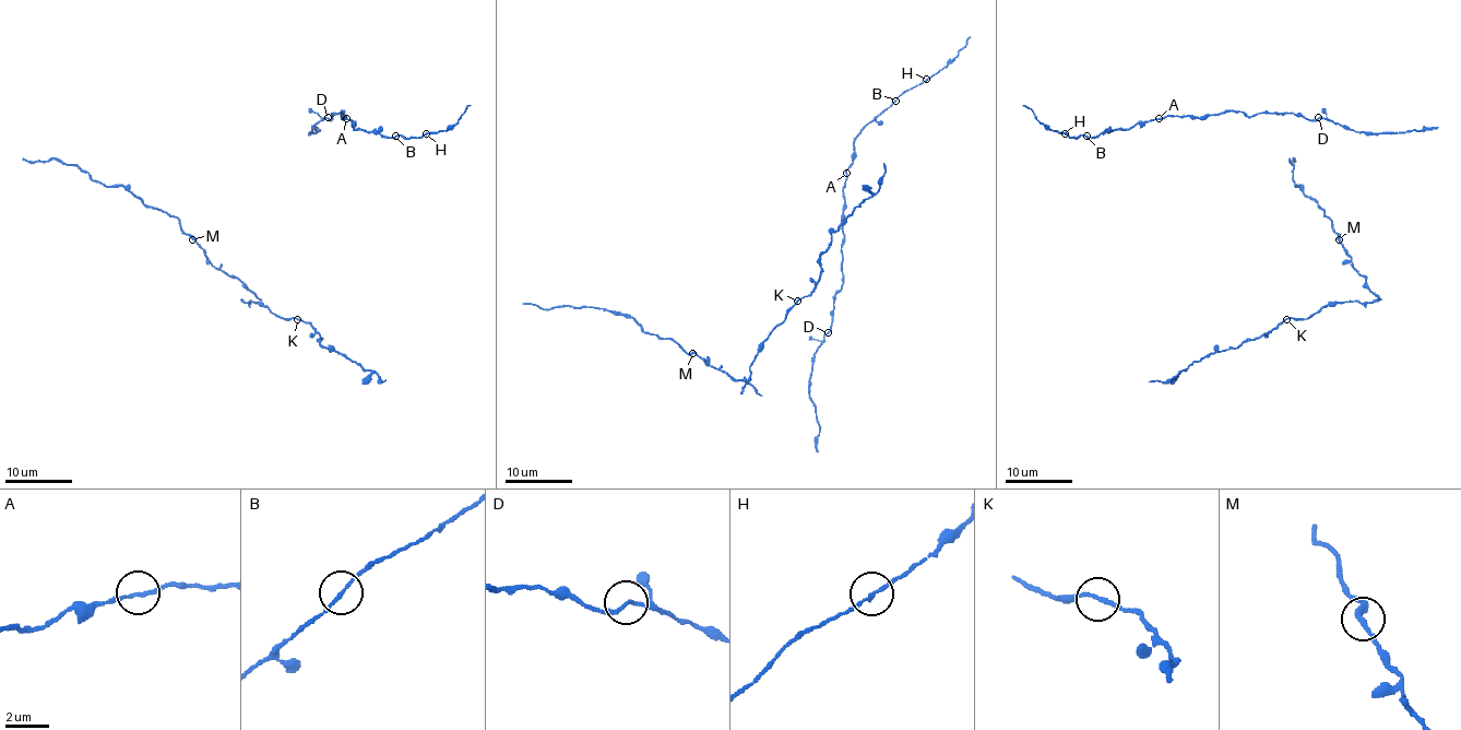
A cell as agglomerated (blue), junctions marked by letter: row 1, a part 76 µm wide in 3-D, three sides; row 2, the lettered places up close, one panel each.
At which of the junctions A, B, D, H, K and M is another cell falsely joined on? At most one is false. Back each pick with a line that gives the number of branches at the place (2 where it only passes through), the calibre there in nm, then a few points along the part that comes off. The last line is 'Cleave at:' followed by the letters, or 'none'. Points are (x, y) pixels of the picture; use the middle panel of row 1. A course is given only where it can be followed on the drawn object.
Cleave at: none

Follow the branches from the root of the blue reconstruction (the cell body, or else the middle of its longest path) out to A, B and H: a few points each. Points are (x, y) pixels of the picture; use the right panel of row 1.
A: (1372, 134), (1292, 113), (1159, 118)
B: (1372, 134), (1345, 130), (1327, 118), (1223, 112), (1199, 118), (1165, 116), (1085, 137)
H: (1372, 134), (1327, 118), (1246, 116), (1242, 112), (1165, 116), (1095, 137), (1066, 133)

